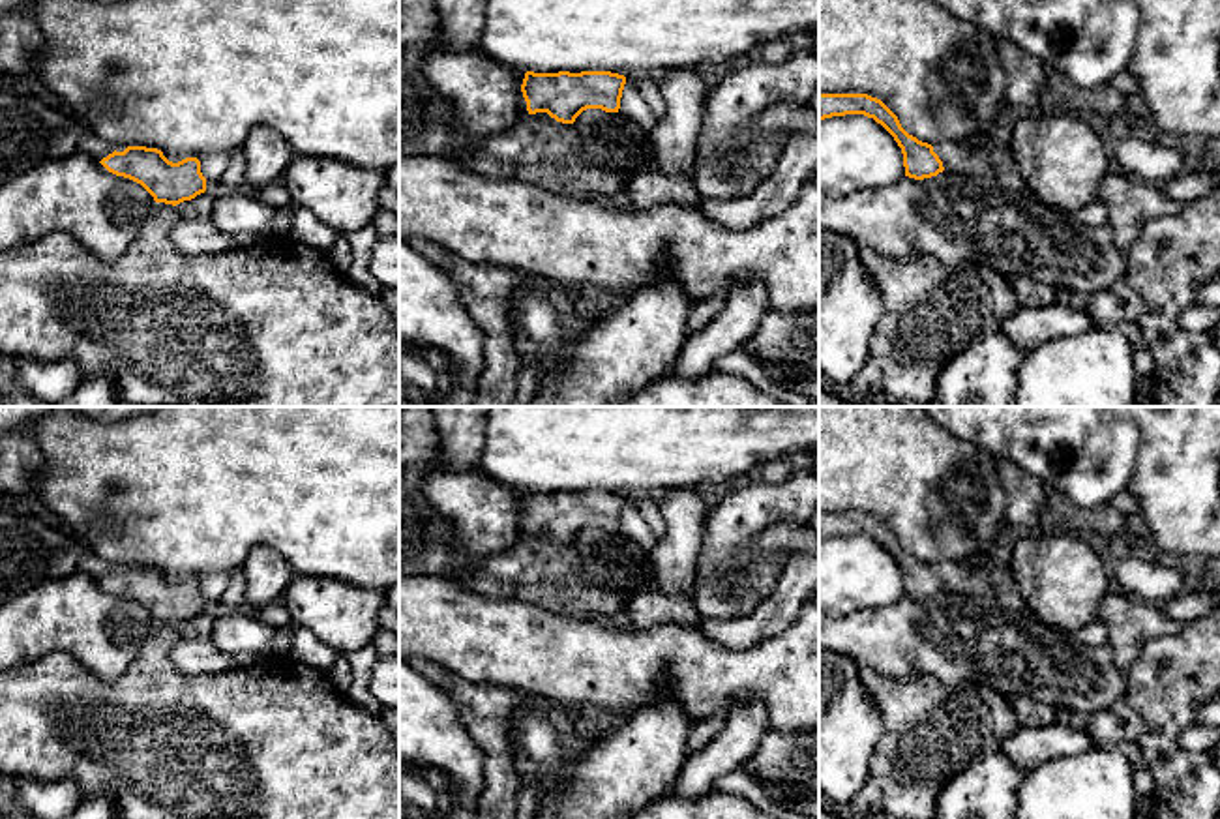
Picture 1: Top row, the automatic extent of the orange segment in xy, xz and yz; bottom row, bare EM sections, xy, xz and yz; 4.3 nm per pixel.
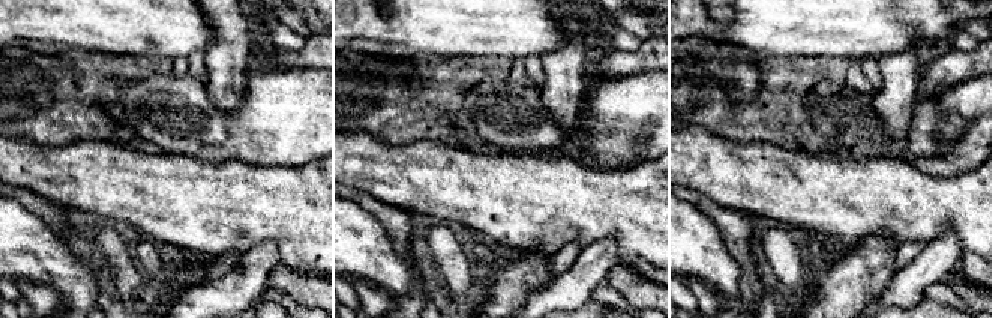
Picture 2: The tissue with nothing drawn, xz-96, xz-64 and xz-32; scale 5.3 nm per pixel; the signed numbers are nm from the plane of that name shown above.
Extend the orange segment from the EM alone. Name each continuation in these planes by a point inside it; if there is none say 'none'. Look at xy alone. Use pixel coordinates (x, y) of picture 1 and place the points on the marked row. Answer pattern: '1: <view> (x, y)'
none

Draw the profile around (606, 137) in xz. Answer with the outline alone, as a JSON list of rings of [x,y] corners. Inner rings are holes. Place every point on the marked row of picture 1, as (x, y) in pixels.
[[[587,109],[572,126],[579,135],[585,159],[592,165],[611,165],[620,180],[626,172],[635,176],[647,169],[650,161],[648,137],[639,137],[620,111]]]

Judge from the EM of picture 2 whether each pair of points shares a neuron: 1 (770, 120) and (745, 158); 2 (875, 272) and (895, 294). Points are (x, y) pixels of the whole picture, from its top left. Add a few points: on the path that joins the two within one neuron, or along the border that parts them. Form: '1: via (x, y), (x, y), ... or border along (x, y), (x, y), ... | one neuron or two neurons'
1: border along (721, 137), (742, 143), (773, 143), (790, 152) | two neurons
2: border along (896, 272), (890, 282), (868, 302) | two neurons

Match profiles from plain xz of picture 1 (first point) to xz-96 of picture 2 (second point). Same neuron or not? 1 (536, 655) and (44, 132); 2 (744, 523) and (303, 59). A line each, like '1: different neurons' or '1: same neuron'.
1: different neurons
2: same neuron

